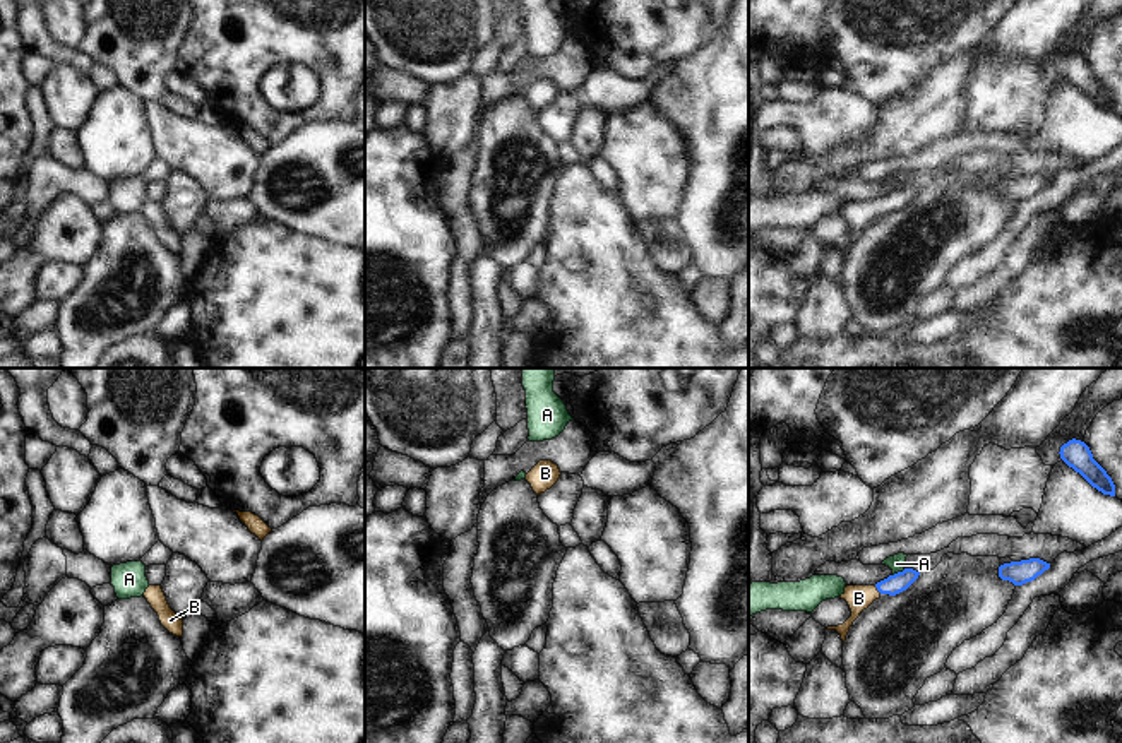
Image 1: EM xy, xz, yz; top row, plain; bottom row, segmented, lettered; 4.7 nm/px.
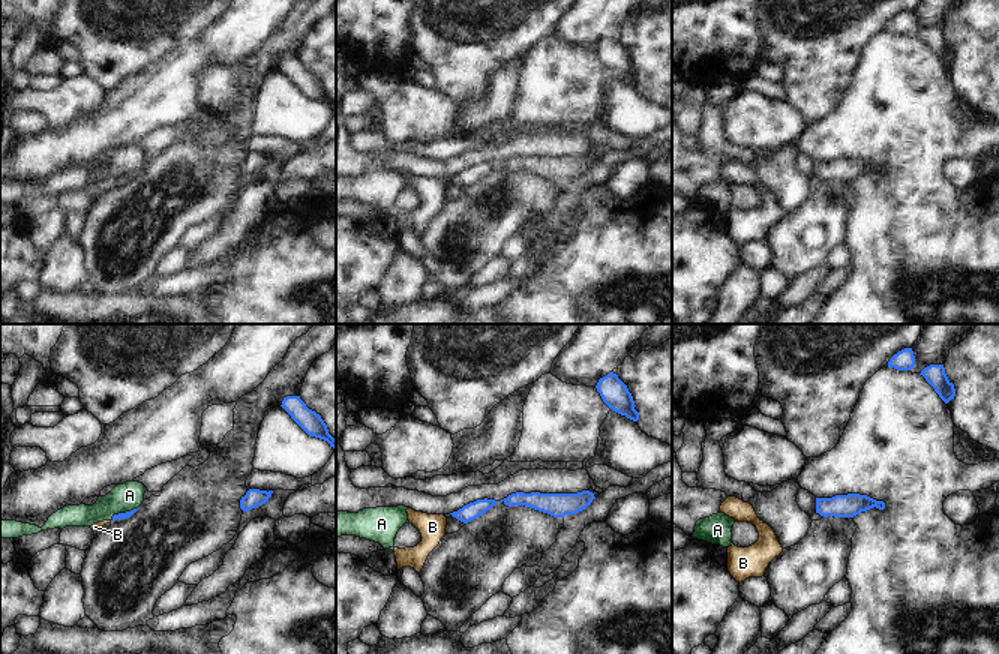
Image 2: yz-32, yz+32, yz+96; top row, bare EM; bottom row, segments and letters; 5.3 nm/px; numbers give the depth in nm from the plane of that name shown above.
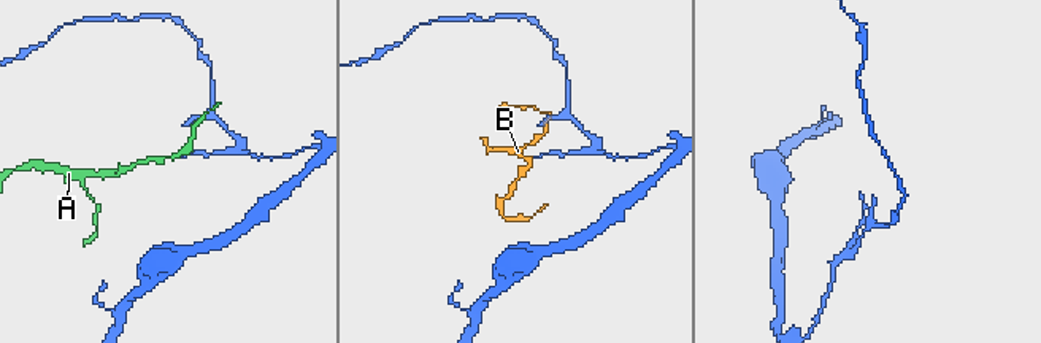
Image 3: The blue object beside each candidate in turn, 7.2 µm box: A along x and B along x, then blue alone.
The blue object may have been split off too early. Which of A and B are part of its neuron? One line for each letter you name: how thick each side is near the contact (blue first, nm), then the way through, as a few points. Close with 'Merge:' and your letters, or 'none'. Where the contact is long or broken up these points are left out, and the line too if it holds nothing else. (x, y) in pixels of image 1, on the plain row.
B: 90/120 nm | across yz (898, 199), (877, 206), (859, 214)
Merge: B

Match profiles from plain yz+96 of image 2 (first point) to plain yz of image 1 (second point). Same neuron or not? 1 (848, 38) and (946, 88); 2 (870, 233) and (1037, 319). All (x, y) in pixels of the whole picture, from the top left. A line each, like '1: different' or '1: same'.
1: different
2: same

